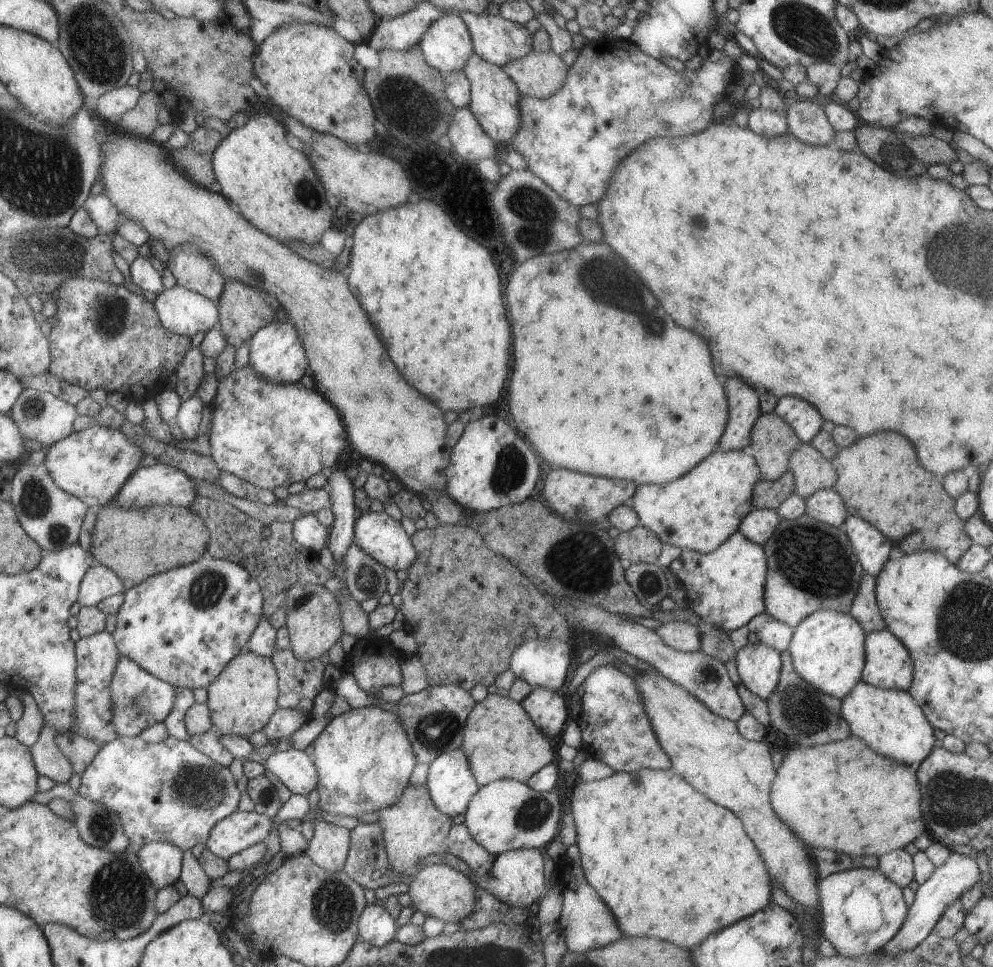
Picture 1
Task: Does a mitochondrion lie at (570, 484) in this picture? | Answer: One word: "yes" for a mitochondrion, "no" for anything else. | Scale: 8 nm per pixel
no

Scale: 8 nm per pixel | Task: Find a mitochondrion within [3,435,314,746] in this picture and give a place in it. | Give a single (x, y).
(37, 505)

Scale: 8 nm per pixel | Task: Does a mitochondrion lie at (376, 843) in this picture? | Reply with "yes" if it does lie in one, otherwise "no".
no

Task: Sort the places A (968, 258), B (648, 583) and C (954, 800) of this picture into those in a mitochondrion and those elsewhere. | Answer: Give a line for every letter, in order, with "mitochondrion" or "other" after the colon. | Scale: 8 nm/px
A: mitochondrion
B: mitochondrion
C: mitochondrion

